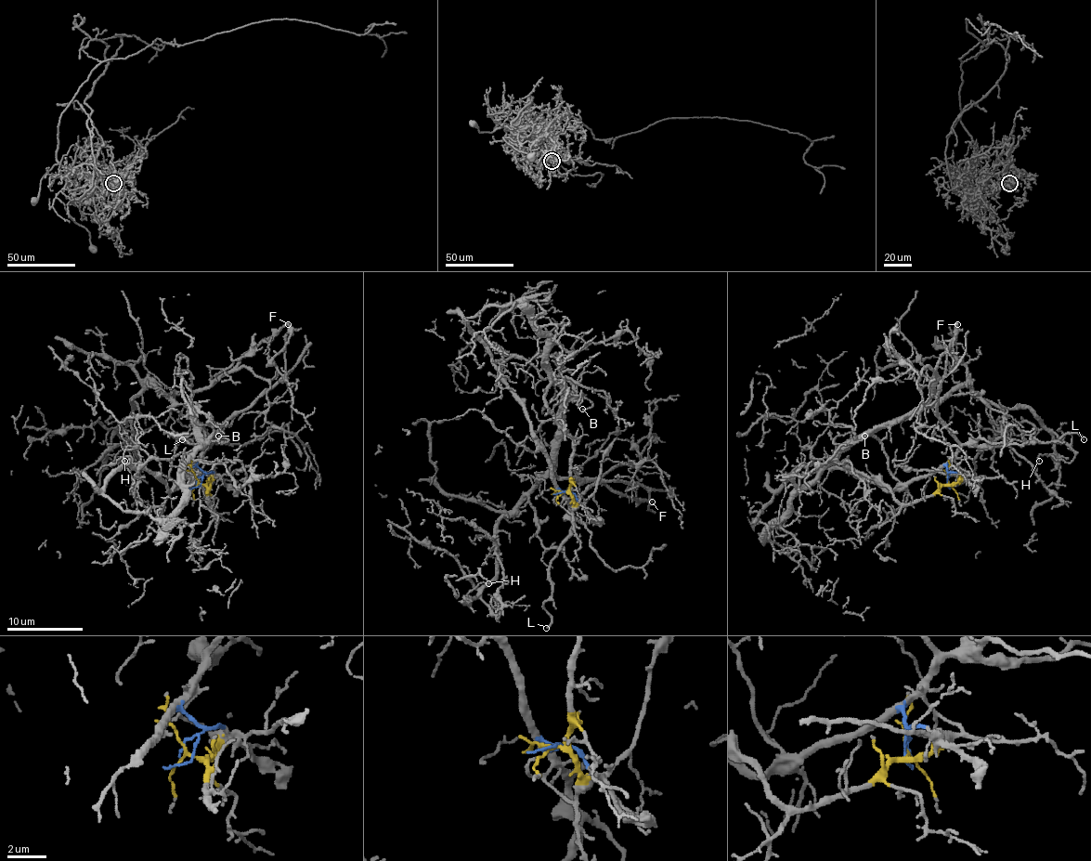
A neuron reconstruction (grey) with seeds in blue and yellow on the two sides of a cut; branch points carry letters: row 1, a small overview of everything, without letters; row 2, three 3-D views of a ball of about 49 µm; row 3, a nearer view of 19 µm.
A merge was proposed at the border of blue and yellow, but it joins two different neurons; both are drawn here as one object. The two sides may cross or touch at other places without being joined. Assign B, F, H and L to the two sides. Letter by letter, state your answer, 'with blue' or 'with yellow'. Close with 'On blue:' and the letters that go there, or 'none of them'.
B: with yellow
F: with yellow
H: with yellow
L: with blue
On blue: L

